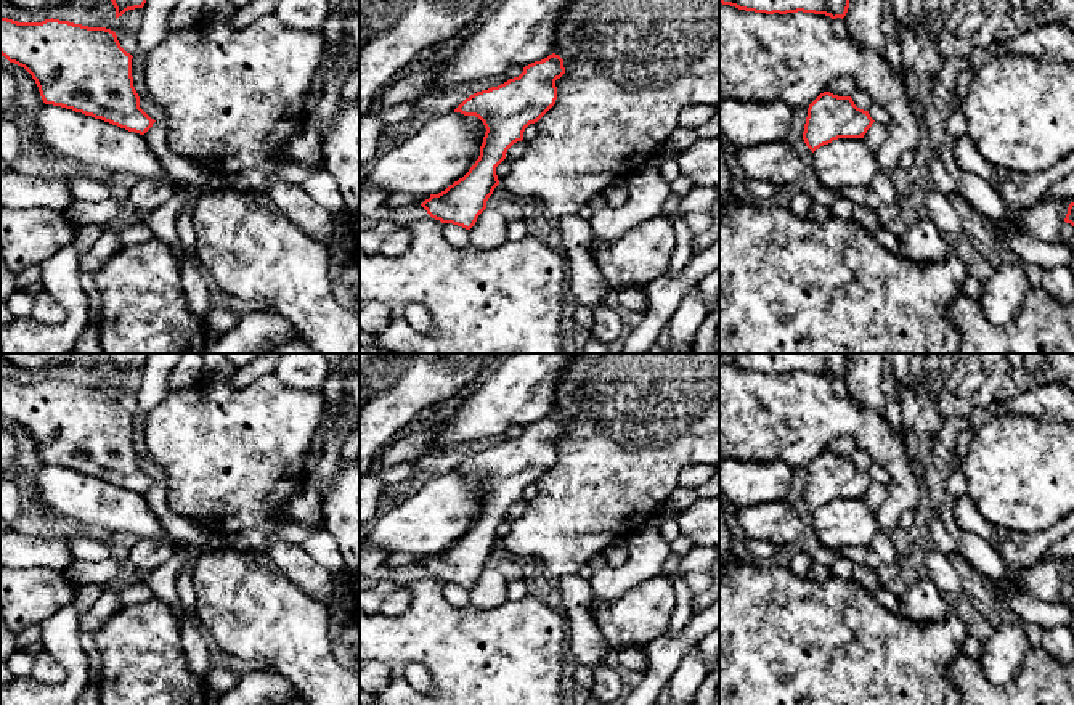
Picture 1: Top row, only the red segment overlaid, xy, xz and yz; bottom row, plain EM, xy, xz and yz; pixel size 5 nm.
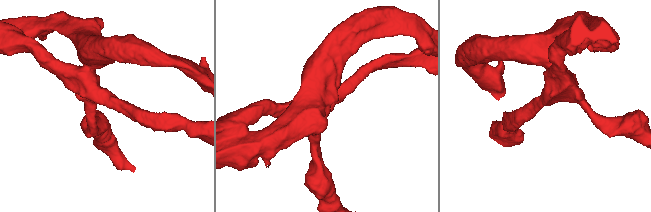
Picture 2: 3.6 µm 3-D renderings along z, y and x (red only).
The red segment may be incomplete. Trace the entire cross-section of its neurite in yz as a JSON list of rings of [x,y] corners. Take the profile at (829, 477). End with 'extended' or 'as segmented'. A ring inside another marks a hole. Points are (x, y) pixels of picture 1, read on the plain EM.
[[[824,451],[808,467],[803,499],[814,512],[838,498],[864,498],[873,482],[851,456]]] | as segmented

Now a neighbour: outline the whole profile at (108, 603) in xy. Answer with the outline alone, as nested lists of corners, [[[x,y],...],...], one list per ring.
[[[108,586],[103,589],[103,594],[95,601],[95,604],[82,615],[82,633],[100,630],[120,609],[120,597],[116,588]]]

